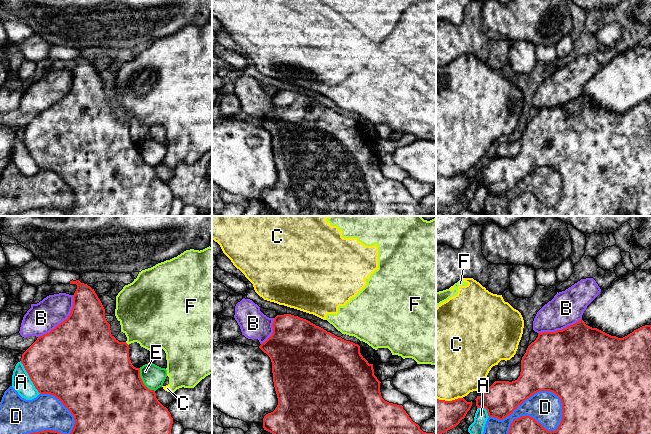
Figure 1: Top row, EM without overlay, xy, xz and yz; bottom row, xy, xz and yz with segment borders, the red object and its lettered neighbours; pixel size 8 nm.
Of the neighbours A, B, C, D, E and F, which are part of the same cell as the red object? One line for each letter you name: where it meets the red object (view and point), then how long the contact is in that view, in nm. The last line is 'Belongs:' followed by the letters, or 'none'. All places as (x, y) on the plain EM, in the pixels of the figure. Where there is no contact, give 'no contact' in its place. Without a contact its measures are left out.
Belongs: none

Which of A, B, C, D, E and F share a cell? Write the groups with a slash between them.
A / B / C F / D / E

